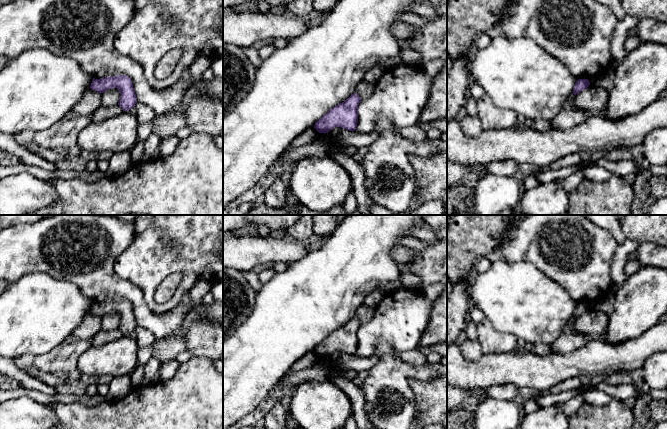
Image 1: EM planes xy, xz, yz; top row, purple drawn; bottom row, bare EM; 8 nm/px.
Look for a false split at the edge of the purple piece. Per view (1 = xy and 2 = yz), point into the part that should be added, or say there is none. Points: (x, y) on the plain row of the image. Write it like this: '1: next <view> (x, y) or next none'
1: next none
2: next none

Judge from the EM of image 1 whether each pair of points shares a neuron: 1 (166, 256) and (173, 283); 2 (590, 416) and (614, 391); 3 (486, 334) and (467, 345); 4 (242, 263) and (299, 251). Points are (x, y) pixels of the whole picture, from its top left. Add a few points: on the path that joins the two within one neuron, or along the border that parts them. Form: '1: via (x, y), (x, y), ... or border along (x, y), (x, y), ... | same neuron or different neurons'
1: border along (183, 274), (170, 273), (155, 291) | different neurons
2: border along (612, 398), (623, 402) | different neurons
3: border along (477, 340), (481, 354) | different neurons
4: via (256, 251), (285, 251) | same neuron

